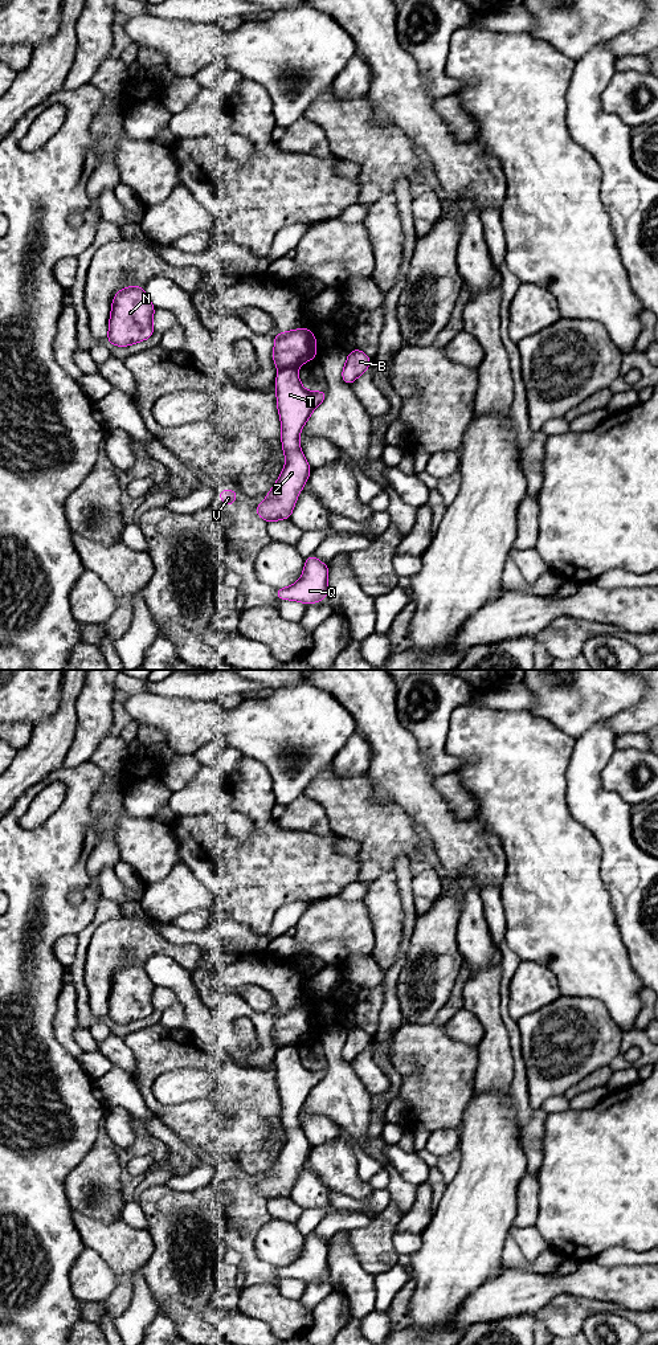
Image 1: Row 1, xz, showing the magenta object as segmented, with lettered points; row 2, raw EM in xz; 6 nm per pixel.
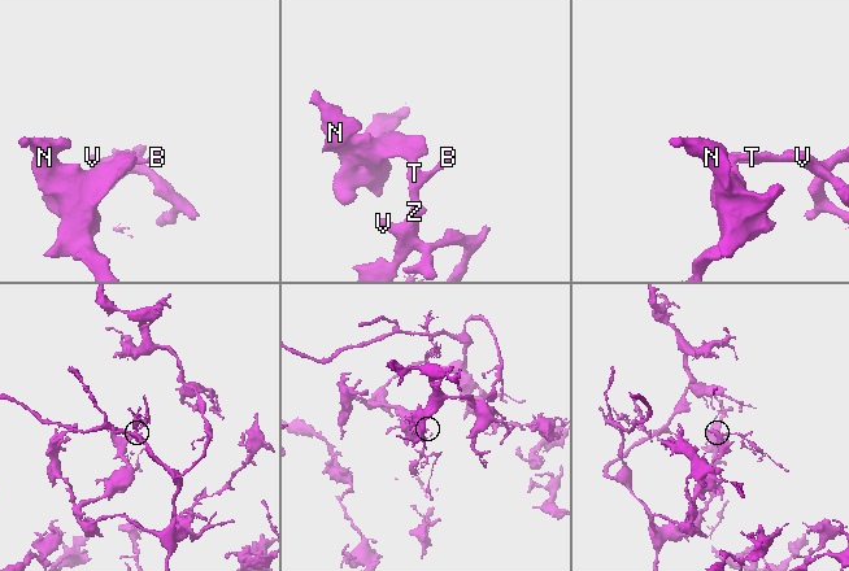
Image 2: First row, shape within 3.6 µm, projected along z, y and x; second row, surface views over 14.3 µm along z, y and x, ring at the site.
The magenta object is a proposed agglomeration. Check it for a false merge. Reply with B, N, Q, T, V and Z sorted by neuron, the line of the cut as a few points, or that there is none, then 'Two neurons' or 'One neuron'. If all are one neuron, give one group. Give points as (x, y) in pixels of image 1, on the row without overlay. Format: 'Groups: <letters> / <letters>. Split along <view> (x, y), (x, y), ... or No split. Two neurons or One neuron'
Groups: B Q T V Z / N. Split along xz (295, 1046), (282, 1046), (280, 1049). Two neurons

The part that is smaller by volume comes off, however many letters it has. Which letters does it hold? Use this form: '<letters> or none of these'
B, Q, T, V, Z

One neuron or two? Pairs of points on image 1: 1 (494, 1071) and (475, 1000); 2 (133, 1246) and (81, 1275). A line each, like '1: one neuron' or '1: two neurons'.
1: one neuron
2: two neurons

